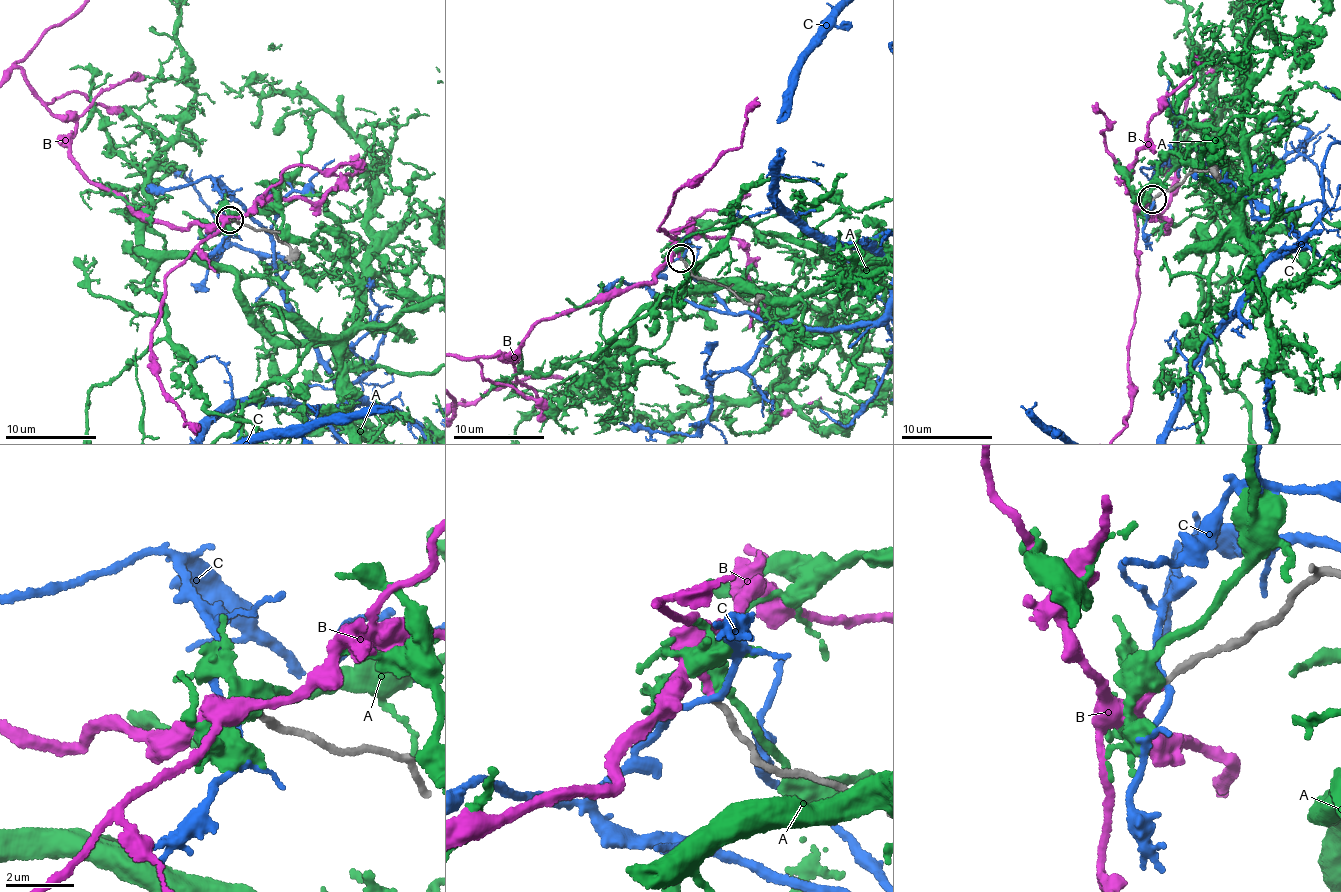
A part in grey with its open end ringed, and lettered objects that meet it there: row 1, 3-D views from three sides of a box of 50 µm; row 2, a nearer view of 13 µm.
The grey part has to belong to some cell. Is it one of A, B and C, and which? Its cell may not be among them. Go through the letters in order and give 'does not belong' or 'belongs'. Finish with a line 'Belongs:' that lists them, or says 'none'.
A: does not belong
B: belongs
C: does not belong
Belongs: B

